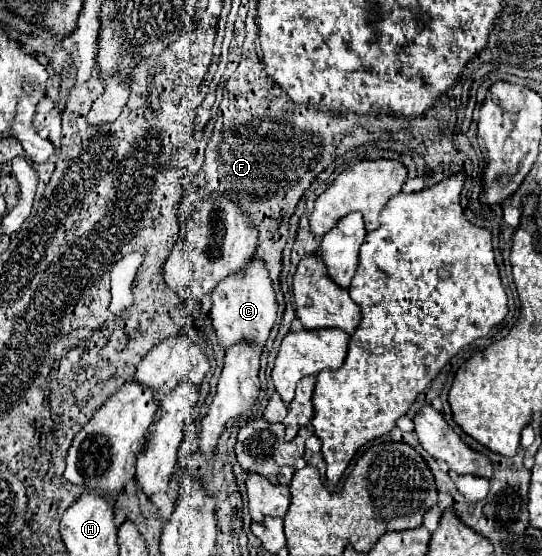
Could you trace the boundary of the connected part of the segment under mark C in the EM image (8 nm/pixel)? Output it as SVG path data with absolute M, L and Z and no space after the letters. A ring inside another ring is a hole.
M255 257L243 271L237 271L237 275L231 275L229 279L223 279L211 293L211 325L217 337L217 343L223 351L233 347L235 343L257 343L257 347L265 347L271 327L275 323L277 315L277 301L273 293L271 279L267 275L267 269L263 263Z

